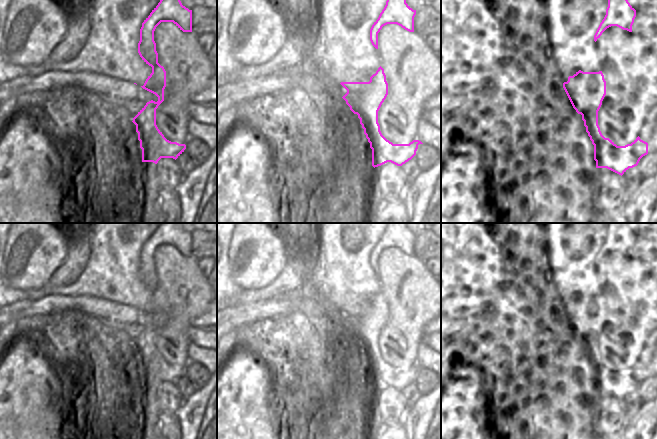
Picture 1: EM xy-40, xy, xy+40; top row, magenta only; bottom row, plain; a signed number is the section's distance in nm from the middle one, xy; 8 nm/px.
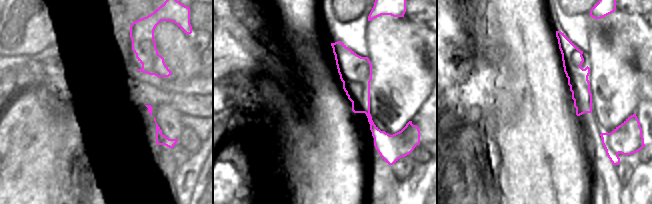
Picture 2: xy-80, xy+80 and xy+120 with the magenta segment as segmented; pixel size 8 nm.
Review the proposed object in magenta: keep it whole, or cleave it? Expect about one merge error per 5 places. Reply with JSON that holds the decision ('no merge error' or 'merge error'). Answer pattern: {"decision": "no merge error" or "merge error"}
{"decision": "no merge error"}

